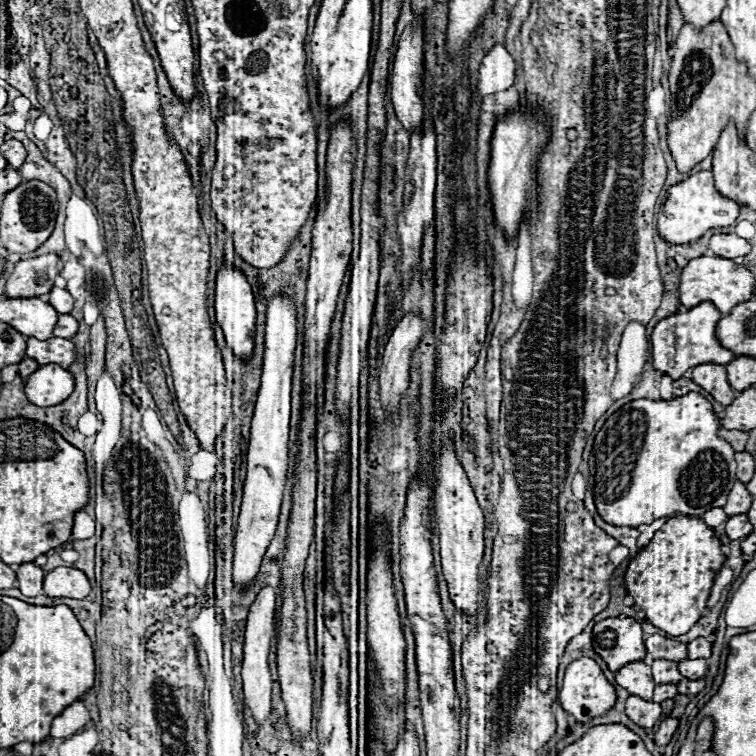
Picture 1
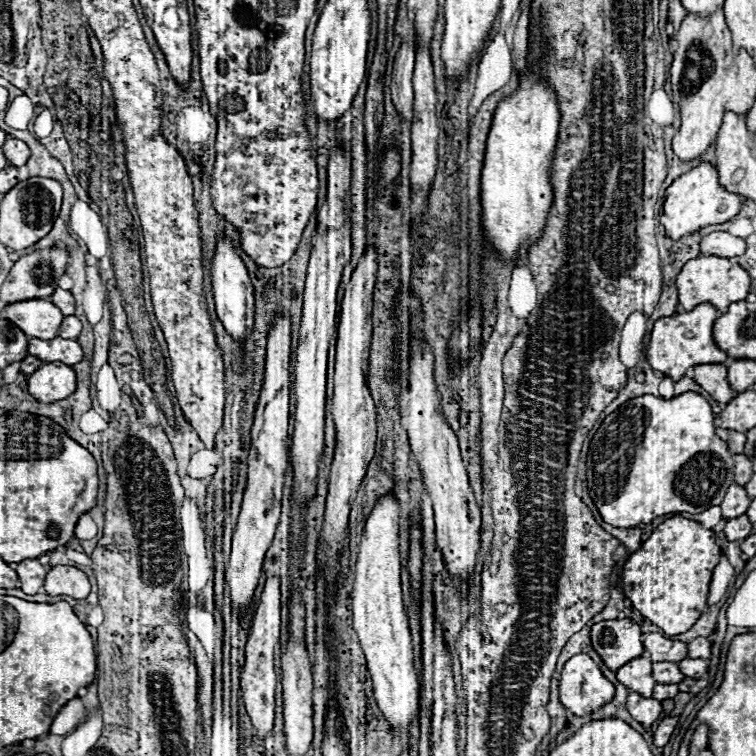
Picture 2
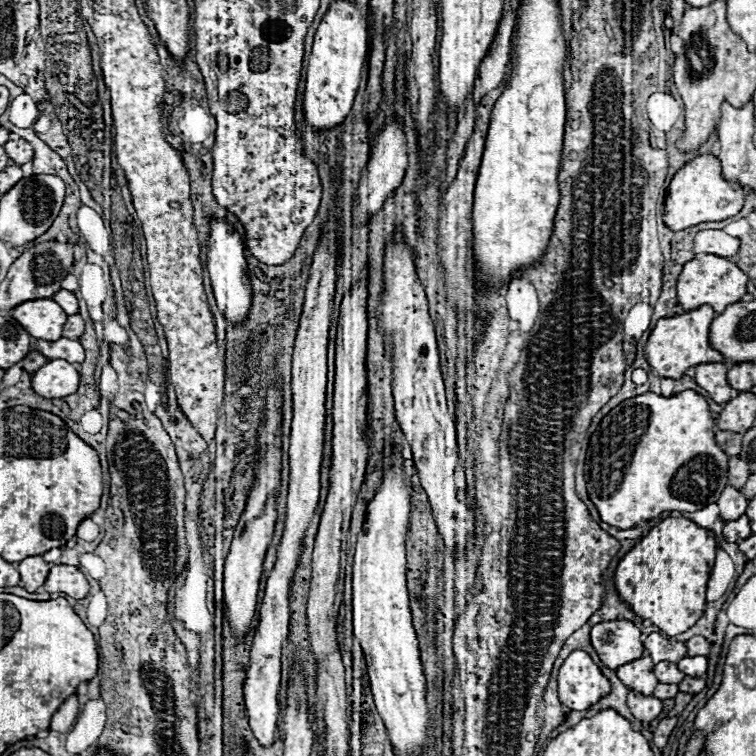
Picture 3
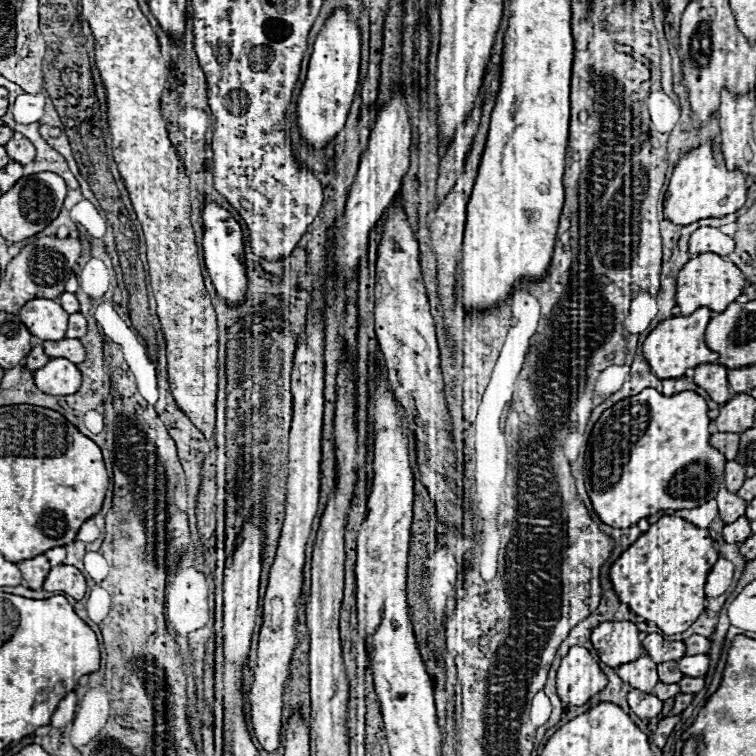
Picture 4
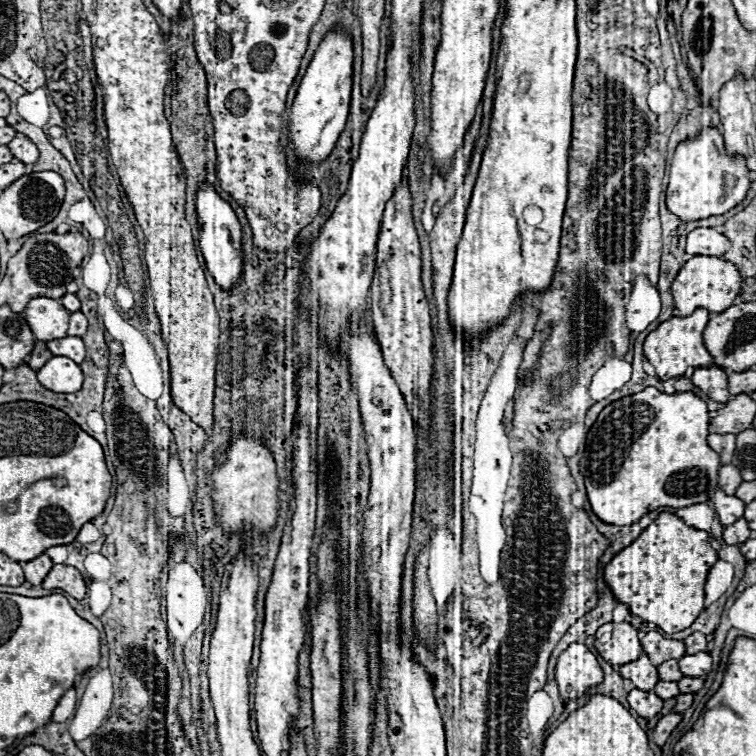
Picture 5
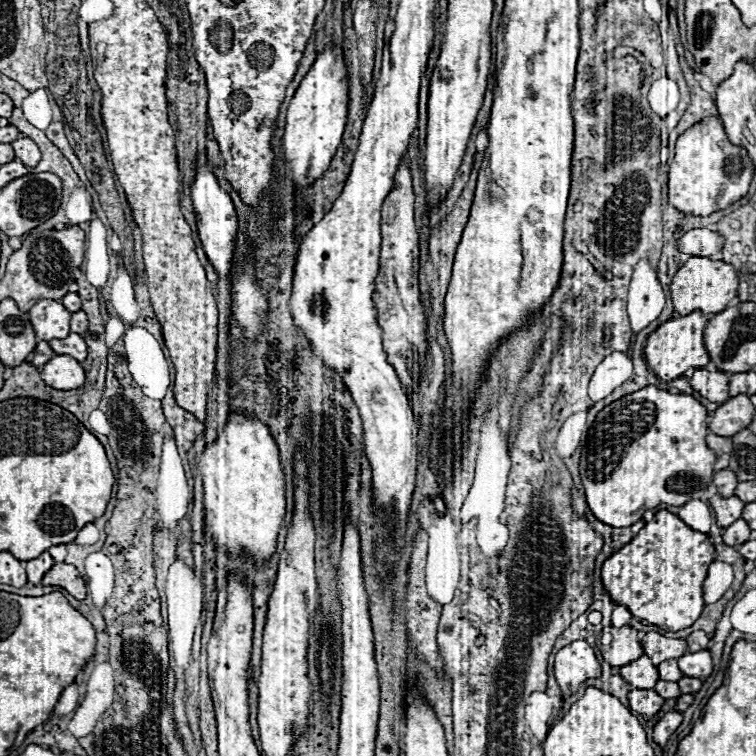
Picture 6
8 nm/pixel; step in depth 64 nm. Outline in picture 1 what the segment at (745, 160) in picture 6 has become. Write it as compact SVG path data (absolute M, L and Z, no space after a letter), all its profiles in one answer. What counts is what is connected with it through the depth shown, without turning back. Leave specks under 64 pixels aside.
M700 170L686 180L670 186L663 207L663 214L658 216L657 229L660 230L660 236L670 244L686 244L700 238L710 228L730 226L736 222L740 212L740 206L734 200L722 196L716 190L712 170Z

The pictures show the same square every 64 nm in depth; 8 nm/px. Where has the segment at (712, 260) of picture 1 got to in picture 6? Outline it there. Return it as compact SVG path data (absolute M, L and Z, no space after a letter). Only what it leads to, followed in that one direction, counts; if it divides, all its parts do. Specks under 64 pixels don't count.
M692 256L684 266L680 266L676 276L672 278L670 290L672 290L674 310L678 316L686 316L694 310L700 310L704 314L716 314L716 312L722 312L732 298L736 298L738 276L734 268L722 260Z

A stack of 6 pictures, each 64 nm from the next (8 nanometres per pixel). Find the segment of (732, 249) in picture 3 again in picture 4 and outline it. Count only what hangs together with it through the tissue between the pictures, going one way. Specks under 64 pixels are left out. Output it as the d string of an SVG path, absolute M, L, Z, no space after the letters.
M698 228L696 232L692 232L690 242L688 242L688 252L692 256L698 254L718 254L718 256L728 256L728 252L732 252L734 248L734 240L726 234L722 234L718 228Z

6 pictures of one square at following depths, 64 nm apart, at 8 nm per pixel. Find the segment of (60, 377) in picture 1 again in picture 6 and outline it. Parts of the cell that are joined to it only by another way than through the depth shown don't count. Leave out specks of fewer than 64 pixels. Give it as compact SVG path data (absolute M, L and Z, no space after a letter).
M58 354L40 370L42 380L56 390L76 390L84 384L84 368L72 356Z

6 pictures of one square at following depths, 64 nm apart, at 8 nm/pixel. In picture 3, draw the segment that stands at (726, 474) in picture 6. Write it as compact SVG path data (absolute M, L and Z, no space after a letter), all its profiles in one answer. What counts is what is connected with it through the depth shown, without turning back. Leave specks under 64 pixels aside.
M732 456L728 462L728 484L736 490L740 490L744 486L744 480L748 480L750 472L748 472L748 464L744 460L740 460L738 456Z

